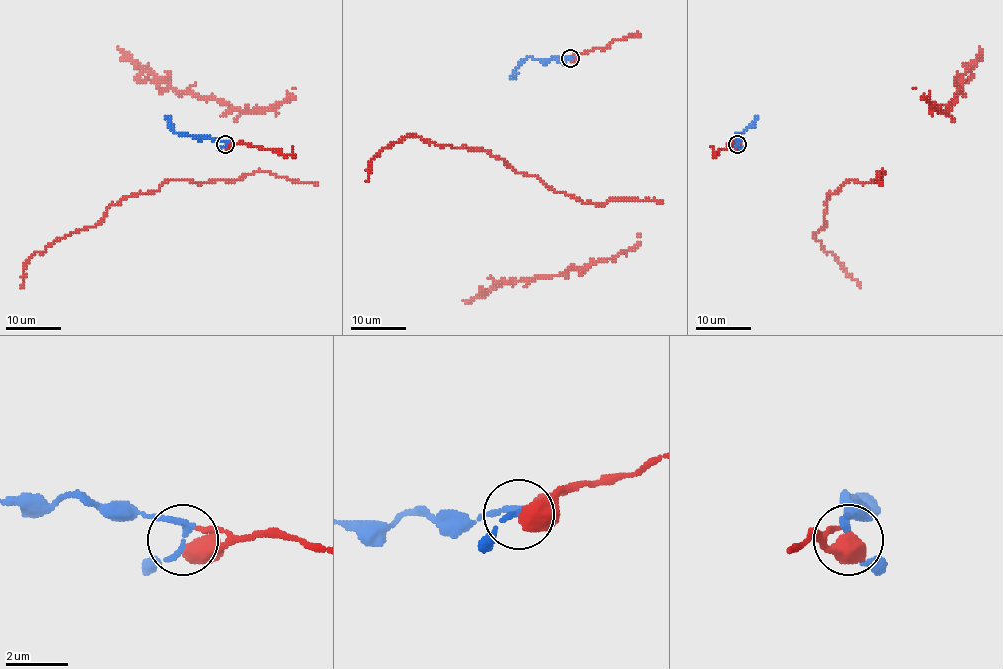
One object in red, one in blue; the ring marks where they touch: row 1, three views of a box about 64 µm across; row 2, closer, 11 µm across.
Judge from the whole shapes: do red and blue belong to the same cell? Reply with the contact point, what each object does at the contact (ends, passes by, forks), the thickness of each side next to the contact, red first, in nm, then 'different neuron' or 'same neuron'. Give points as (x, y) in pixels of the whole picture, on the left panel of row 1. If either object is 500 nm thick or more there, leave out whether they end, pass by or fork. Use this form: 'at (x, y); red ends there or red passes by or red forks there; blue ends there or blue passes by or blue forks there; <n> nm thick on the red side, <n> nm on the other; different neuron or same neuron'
at (225, 144); red passes by; blue passes by; 440 nm thick on the red side, 180 nm on the other; same neuron

